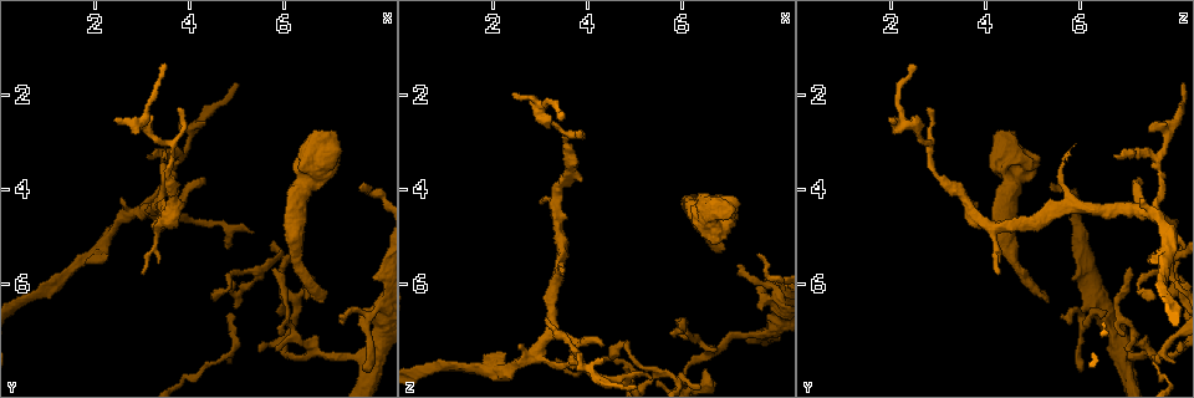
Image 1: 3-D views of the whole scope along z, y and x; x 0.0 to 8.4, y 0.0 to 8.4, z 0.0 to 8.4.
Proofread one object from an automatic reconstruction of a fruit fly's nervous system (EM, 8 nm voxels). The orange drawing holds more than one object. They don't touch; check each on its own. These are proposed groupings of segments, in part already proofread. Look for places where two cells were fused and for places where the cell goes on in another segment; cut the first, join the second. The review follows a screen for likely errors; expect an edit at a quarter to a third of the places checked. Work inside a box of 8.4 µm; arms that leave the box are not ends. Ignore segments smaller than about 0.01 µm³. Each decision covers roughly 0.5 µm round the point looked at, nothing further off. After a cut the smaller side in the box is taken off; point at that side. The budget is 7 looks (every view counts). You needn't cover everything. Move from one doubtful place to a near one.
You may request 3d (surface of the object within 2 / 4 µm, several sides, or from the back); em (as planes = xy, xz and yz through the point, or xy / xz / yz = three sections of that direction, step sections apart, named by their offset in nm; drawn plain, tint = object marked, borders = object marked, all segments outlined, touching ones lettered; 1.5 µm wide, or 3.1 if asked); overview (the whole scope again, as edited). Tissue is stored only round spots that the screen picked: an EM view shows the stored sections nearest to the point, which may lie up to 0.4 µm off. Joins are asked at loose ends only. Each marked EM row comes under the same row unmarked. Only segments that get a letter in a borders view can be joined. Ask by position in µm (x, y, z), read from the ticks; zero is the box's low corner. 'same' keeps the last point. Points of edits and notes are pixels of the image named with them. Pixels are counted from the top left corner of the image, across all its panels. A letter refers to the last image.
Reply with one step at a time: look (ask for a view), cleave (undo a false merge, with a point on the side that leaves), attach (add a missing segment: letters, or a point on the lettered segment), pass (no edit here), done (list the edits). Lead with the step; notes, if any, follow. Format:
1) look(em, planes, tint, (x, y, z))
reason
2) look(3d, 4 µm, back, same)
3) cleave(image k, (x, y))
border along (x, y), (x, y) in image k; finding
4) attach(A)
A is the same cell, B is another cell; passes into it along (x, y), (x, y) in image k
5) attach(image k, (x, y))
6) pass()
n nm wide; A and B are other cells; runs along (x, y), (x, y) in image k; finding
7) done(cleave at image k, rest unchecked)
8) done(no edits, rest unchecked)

look(em, xz, step 4, tint, (5.75, 5.55, 7.90))
a narrow waist

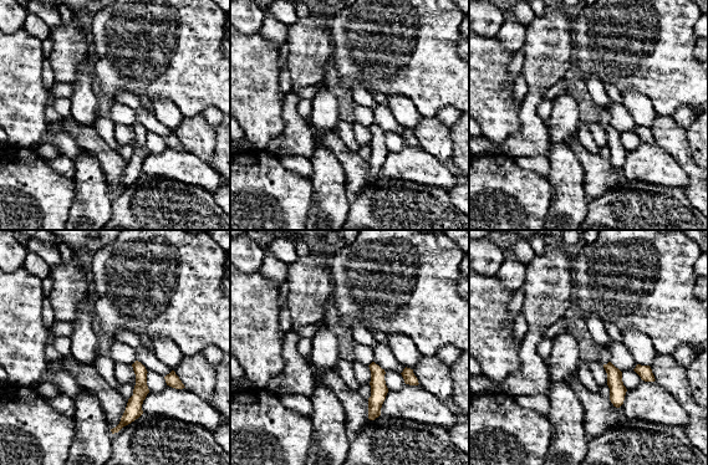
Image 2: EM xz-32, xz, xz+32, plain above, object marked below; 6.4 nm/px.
look(em, xz, step 4, borders, same)
what lies round it

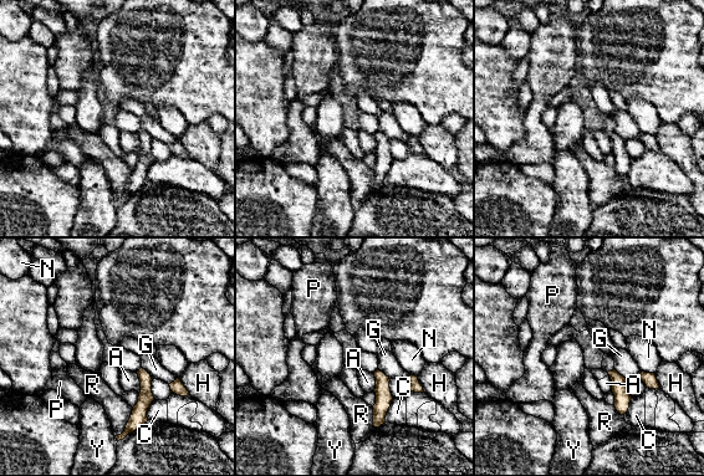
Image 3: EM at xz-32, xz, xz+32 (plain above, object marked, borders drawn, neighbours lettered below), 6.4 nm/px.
pass()
A, C, G, H, N, P, R and Y are other cells; border along (142, 367), (152, 379) in image 3; one cell here

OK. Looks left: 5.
look(3d, 2 µm, back, (3.50, 3.75, 3.00))
thick turns thin

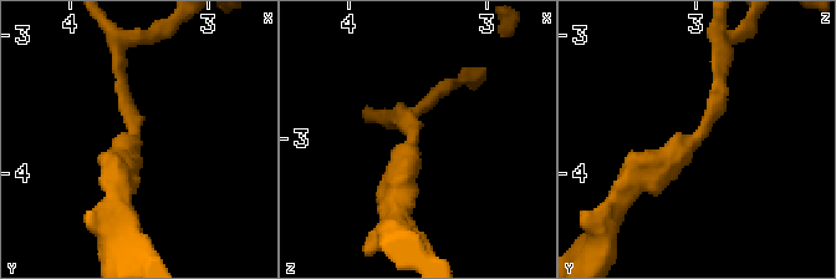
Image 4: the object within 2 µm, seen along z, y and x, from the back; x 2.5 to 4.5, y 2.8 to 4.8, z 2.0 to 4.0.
look(em, planes, borders, (3.52, 3.72, 3.00))

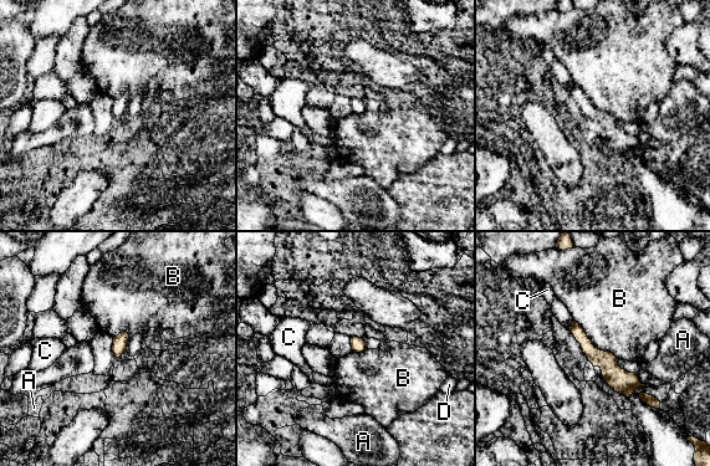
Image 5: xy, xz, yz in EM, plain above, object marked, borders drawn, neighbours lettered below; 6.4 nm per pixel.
pass()
A, B, C and D are other cells; runs along (575, 324), (587, 347), (631, 390) in image 5; one cell here

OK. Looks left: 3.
look(em, xz, step 4, tint, (6.85, 2.80, 4.55))
an open end

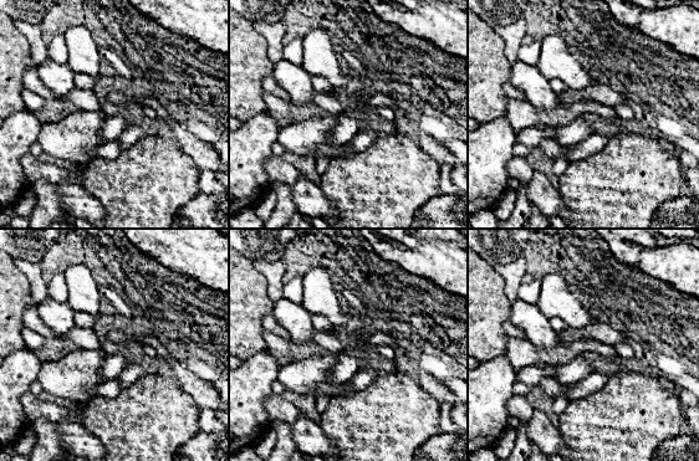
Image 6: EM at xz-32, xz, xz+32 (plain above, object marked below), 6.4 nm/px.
look(em, planes, borders, same)
cut it another way

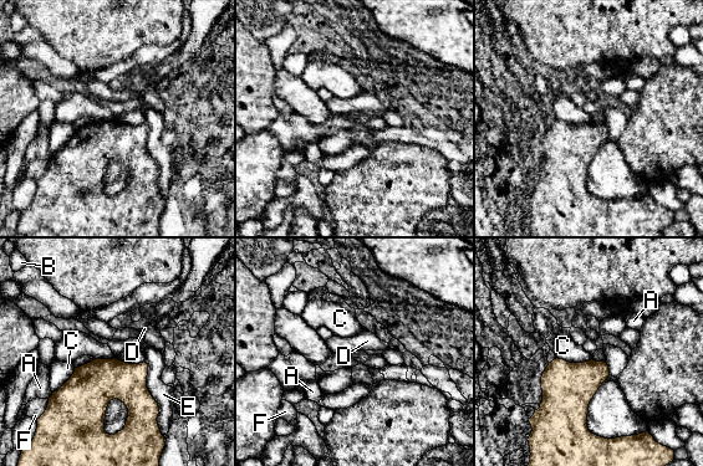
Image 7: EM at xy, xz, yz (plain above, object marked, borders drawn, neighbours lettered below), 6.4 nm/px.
pass()
A, B, C, D, E and F are other cells; border along (556, 357), (570, 362), (591, 359) in image 7; none of them fits

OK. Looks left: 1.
done(no edits, rest unchecked)

